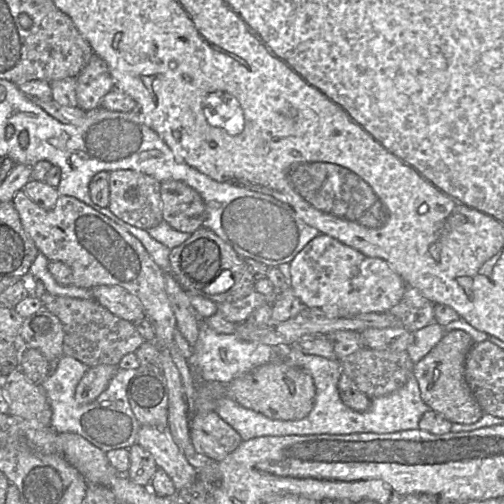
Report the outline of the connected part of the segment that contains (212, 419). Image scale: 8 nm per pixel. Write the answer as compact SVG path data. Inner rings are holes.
M196 412L190 436L198 453L217 462L243 442L240 435L215 412Z

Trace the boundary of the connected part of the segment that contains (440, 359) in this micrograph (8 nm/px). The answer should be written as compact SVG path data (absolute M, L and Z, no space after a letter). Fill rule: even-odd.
M461 329L446 331L434 348L413 367L423 401L451 423L473 424L485 413L465 380L465 360L473 345L467 332Z

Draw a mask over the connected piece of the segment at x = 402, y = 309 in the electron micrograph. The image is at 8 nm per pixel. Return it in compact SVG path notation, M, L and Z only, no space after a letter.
M406 285L402 299L388 313L401 322L401 327L415 332L434 322L434 303L411 286Z

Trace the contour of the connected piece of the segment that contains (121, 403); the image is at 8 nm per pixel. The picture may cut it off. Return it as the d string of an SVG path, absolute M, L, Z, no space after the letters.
M62 355L55 372L46 379L41 387L45 391L52 410L50 425L60 433L75 433L107 453L116 449L129 449L137 442L142 424L136 419L127 396L128 384L140 374L140 368L119 371L111 379L108 388L95 401L79 404L75 400L75 390L88 366L77 359Z

